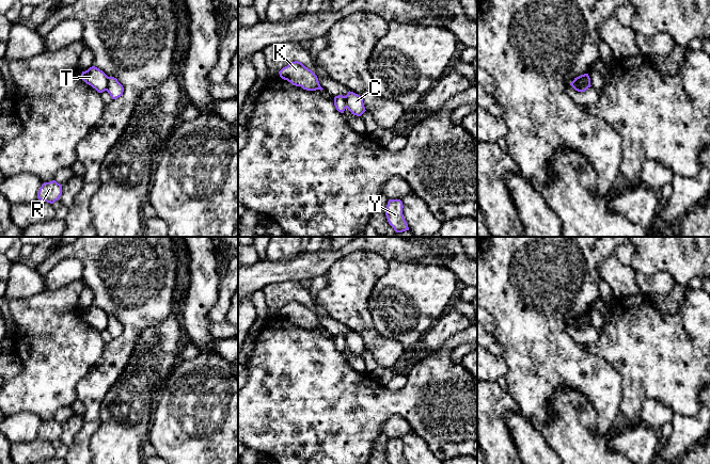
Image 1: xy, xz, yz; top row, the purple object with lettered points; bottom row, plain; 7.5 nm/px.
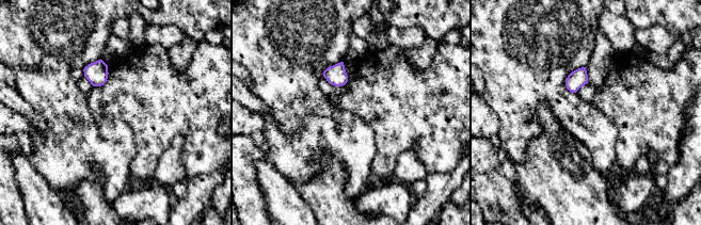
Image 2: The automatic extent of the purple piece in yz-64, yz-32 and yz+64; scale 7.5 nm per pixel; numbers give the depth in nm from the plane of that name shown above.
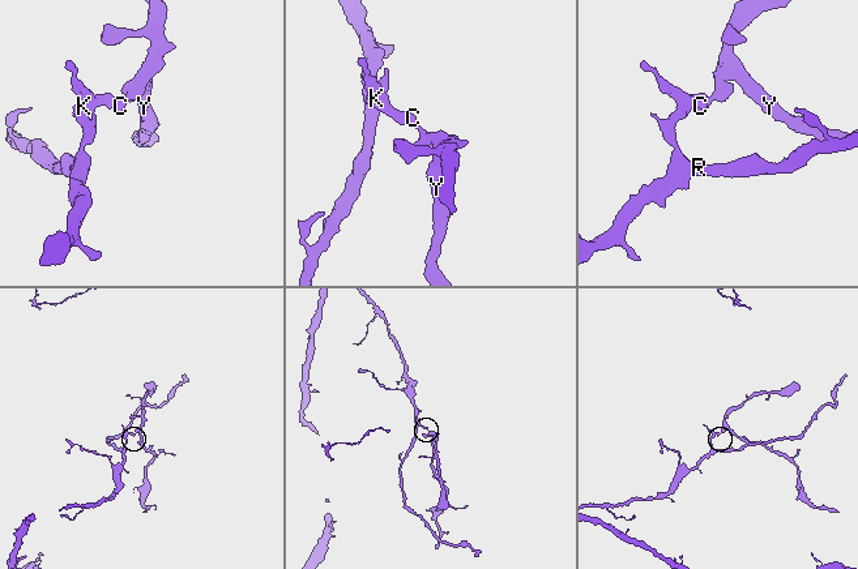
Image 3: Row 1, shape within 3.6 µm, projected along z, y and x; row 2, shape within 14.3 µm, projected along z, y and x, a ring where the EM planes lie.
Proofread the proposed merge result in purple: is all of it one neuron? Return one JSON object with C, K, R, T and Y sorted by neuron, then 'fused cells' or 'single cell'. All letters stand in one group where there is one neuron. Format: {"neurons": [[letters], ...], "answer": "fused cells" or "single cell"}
{"neurons": [["C", "Y"], ["K", "R", "T"]], "answer": "fused cells"}

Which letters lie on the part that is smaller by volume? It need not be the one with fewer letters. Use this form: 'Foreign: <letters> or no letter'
Foreign: C, Y

